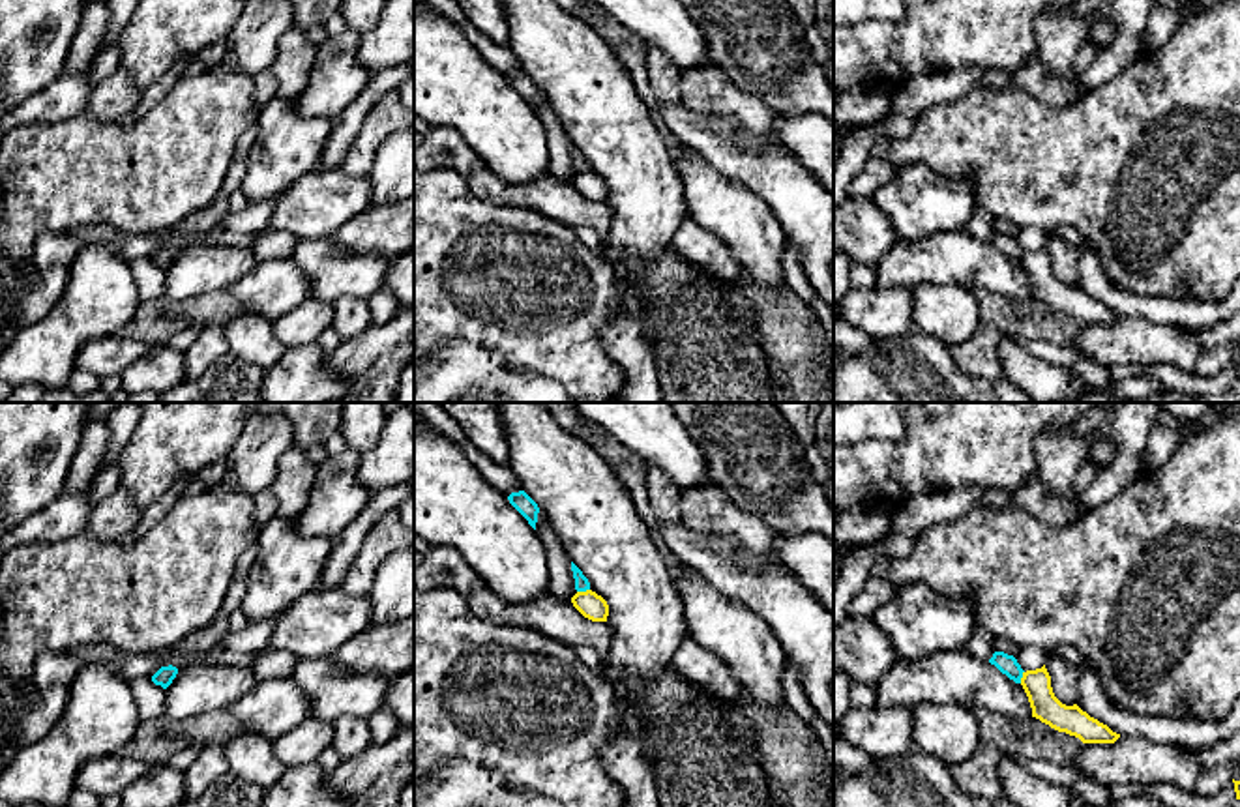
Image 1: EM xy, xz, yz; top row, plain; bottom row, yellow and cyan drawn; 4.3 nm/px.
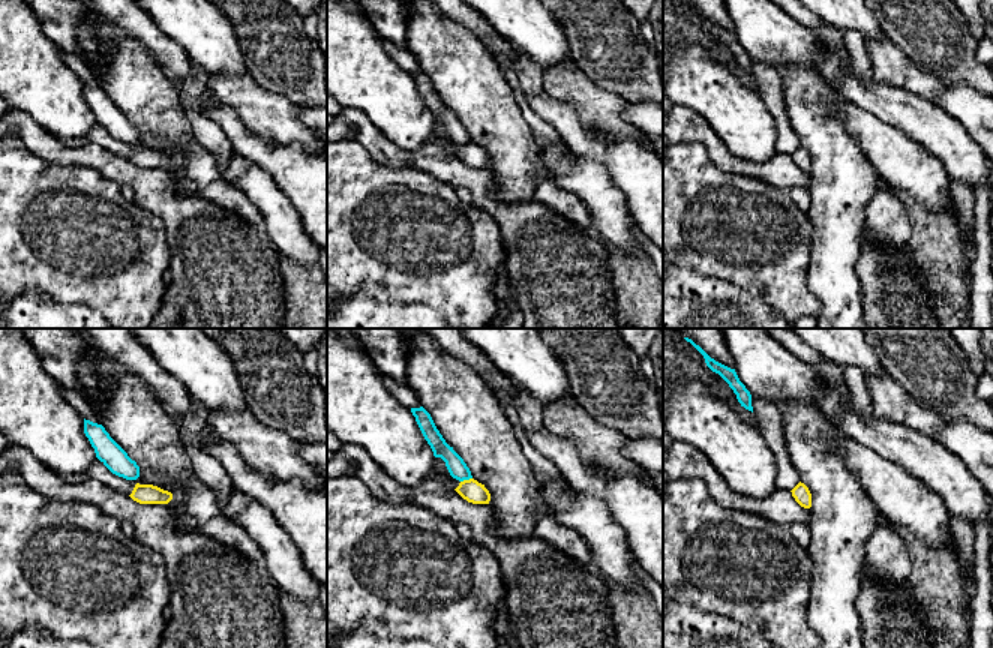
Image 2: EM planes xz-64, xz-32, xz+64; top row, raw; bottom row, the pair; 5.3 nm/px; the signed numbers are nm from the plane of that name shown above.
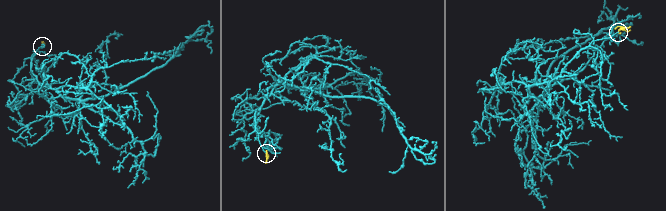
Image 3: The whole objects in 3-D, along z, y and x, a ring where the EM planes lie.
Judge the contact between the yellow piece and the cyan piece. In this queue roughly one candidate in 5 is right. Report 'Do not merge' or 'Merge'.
Do not merge

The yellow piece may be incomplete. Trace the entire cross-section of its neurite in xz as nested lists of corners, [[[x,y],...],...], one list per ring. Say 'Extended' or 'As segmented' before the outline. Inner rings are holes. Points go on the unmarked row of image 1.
As segmented. [[[592,170],[577,172],[571,178],[573,187],[592,202],[607,202],[609,185],[607,182]]]

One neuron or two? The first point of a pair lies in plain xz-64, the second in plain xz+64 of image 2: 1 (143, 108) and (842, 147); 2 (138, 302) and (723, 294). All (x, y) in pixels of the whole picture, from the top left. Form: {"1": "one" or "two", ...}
{"1": "one", "2": "two"}

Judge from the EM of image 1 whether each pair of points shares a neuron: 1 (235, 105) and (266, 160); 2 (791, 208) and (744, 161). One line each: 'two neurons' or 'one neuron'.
1: two neurons
2: one neuron

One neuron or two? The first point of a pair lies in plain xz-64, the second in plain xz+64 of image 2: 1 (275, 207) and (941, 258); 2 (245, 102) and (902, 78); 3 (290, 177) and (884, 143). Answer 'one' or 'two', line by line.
1: two
2: one
3: two

